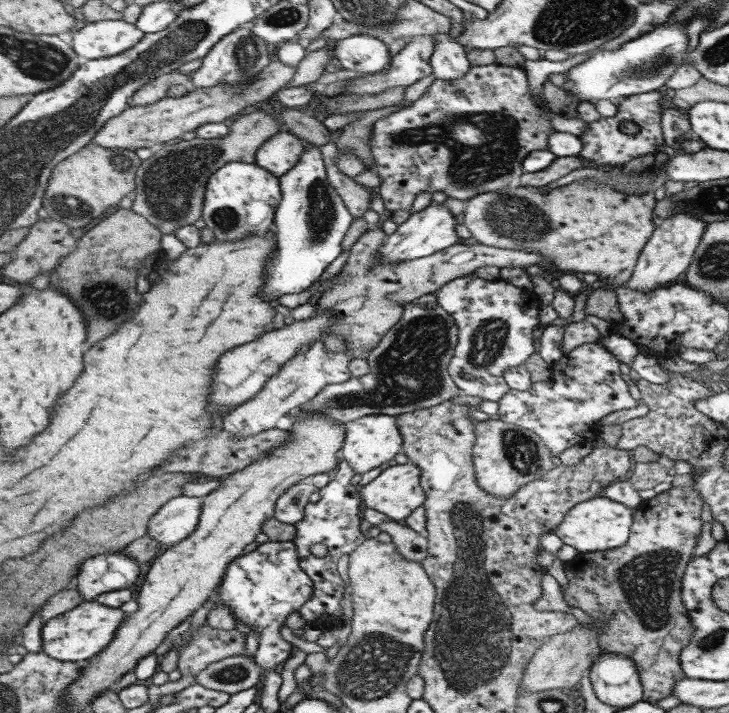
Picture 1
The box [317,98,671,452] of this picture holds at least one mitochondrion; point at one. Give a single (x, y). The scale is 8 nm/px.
(409, 371)

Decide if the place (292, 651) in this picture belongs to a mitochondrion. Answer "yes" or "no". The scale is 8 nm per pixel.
no

